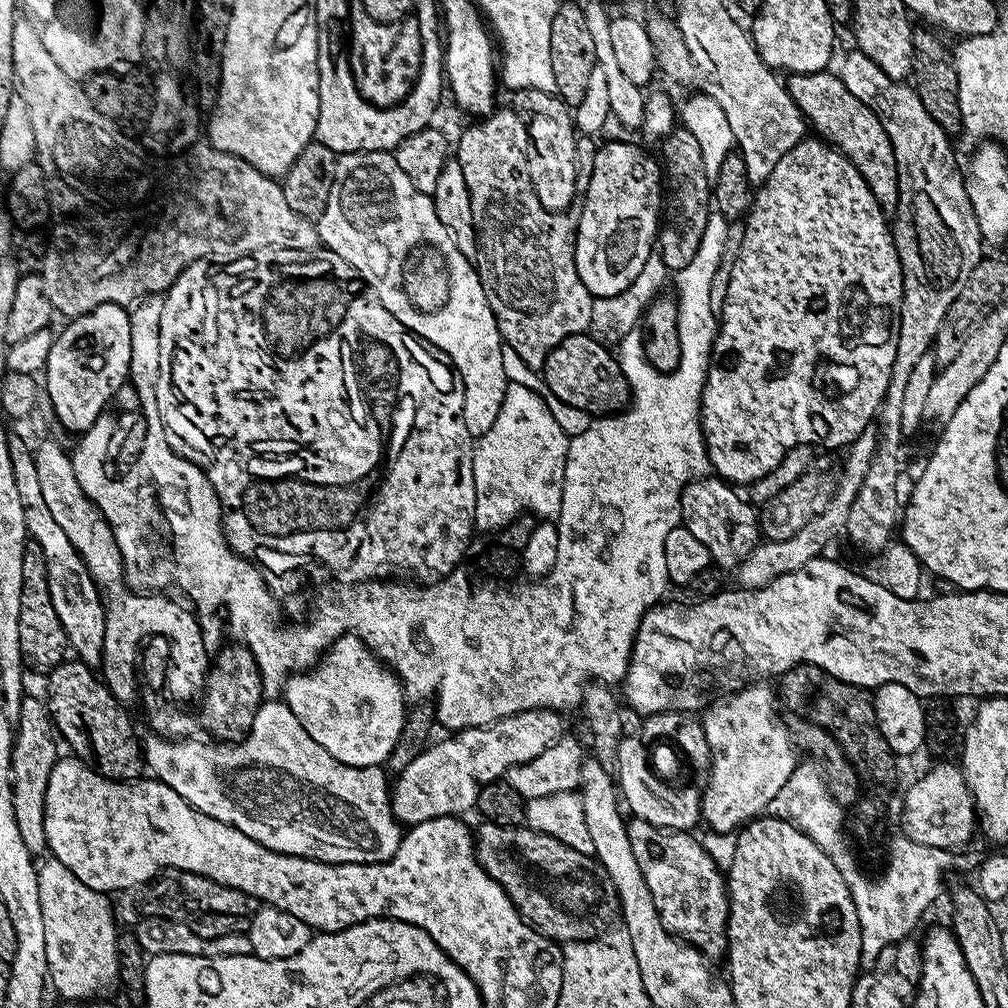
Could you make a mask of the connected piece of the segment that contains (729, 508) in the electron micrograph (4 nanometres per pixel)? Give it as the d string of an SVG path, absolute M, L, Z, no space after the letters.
M715 475L699 477L690 481L680 491L680 518L682 527L690 530L698 542L710 550L715 567L735 570L761 543L760 517L757 509L735 487Z

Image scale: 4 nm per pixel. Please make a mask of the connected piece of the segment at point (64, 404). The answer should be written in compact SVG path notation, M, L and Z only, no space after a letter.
M103 304L94 311L67 321L68 324L52 341L46 365L48 397L53 400L56 419L72 434L83 434L95 419L109 407L119 388L129 379L132 367L132 317L123 304Z

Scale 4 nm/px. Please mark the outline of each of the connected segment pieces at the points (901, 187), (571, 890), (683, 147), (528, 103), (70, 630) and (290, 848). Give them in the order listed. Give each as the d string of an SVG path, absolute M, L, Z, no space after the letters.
M852 50L852 53L841 62L838 75L846 90L850 90L850 94L854 94L858 102L876 109L880 120L886 126L886 134L890 134L890 142L894 146L894 162L898 170L898 206L891 230L892 238L896 242L896 253L904 271L904 299L900 301L900 332L896 336L890 382L878 413L876 453L870 462L870 470L866 470L862 478L862 486L858 486L858 498L854 498L850 505L850 514L844 527L846 536L849 536L862 551L880 554L893 539L902 516L902 496L900 500L900 492L896 489L896 483L900 480L900 447L905 440L900 431L902 393L906 391L910 370L914 370L918 358L929 355L934 338L938 334L938 326L942 326L942 318L946 318L946 310L950 310L950 302L958 298L958 290L966 286L970 270L974 270L974 266L981 260L982 237L968 197L965 177L961 169L960 172L956 169L956 156L952 153L951 142L948 141L951 140L949 133L945 132L942 126L938 126L934 118L930 118L926 106L922 106L911 83L890 78L890 74L883 73L874 62L870 62L870 58L866 58L866 54L858 50Z
M484 822L481 825L481 828L477 827L474 832L476 859L480 861L486 874L490 874L490 878L494 878L494 882L498 882L498 886L504 888L510 902L514 902L520 915L533 928L539 929L545 936L557 942L571 942L591 940L613 923L612 915L615 917L618 912L616 892L595 855L574 850L566 842L560 842L550 834L527 826L491 822Z
M677 126L663 137L658 151L658 160L662 165L662 188L666 193L666 207L658 221L658 254L662 262L666 262L669 273L680 272L694 254L698 254L698 246L709 235L708 208L713 207L712 184L706 174L706 166L702 166L702 149L698 146L694 134L683 126Z
M523 89L524 101L518 105L519 111L528 125L530 155L528 169L534 190L542 202L552 212L571 209L572 199L577 199L576 176L578 177L578 133L573 113L559 96L542 90Z
M35 471L19 477L20 497L26 509L28 530L31 539L42 546L46 554L48 567L48 581L50 582L50 598L54 602L54 610L58 613L58 620L62 622L62 630L66 630L71 651L89 666L96 666L104 659L104 635L106 634L106 604L102 599L101 589L92 579L90 570L83 558L74 550L74 542L66 538L62 526L54 520L52 515L44 510L42 490L38 486Z
M269 699L262 703L260 709L256 712L249 735L244 740L236 743L209 742L204 738L201 740L167 740L153 734L149 735L148 738L149 740L145 739L142 744L144 763L147 771L155 779L161 780L166 786L170 786L170 790L174 790L174 794L182 794L182 798L186 802L190 802L190 806L194 806L202 814L242 830L242 834L246 834L246 838L254 838L254 842L258 842L270 850L281 852L287 856L301 856L307 860L317 860L323 864L381 864L398 850L402 835L402 824L392 814L390 784L384 781L384 776L386 777L385 769L380 766L355 768L338 762L338 758L326 754L326 750L322 750L322 746L318 746L318 742L314 742L314 738L310 738L310 734L302 726L302 722L292 713L287 704L279 699Z

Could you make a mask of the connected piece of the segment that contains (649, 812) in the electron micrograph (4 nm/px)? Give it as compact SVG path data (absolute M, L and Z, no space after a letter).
M625 735L620 744L620 766L618 771L618 792L626 805L627 811L637 820L645 820L659 828L669 828L672 832L687 832L701 823L701 793L692 788L675 788L667 784L652 769L648 761L645 741L639 735Z

